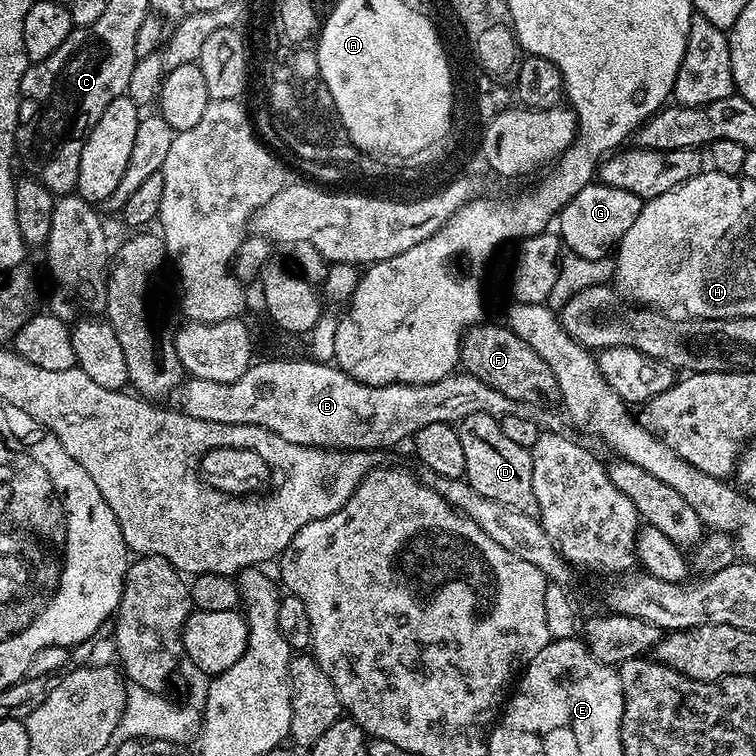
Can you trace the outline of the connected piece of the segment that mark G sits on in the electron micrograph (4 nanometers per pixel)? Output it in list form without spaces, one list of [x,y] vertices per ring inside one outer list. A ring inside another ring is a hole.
[[[593,182],[578,190],[570,202],[566,202],[558,217],[558,235],[563,247],[571,255],[590,258],[591,260],[605,259],[619,244],[620,240],[634,226],[634,218],[642,210],[644,201],[638,194],[630,194],[630,190],[618,190],[618,186],[606,186]]]

